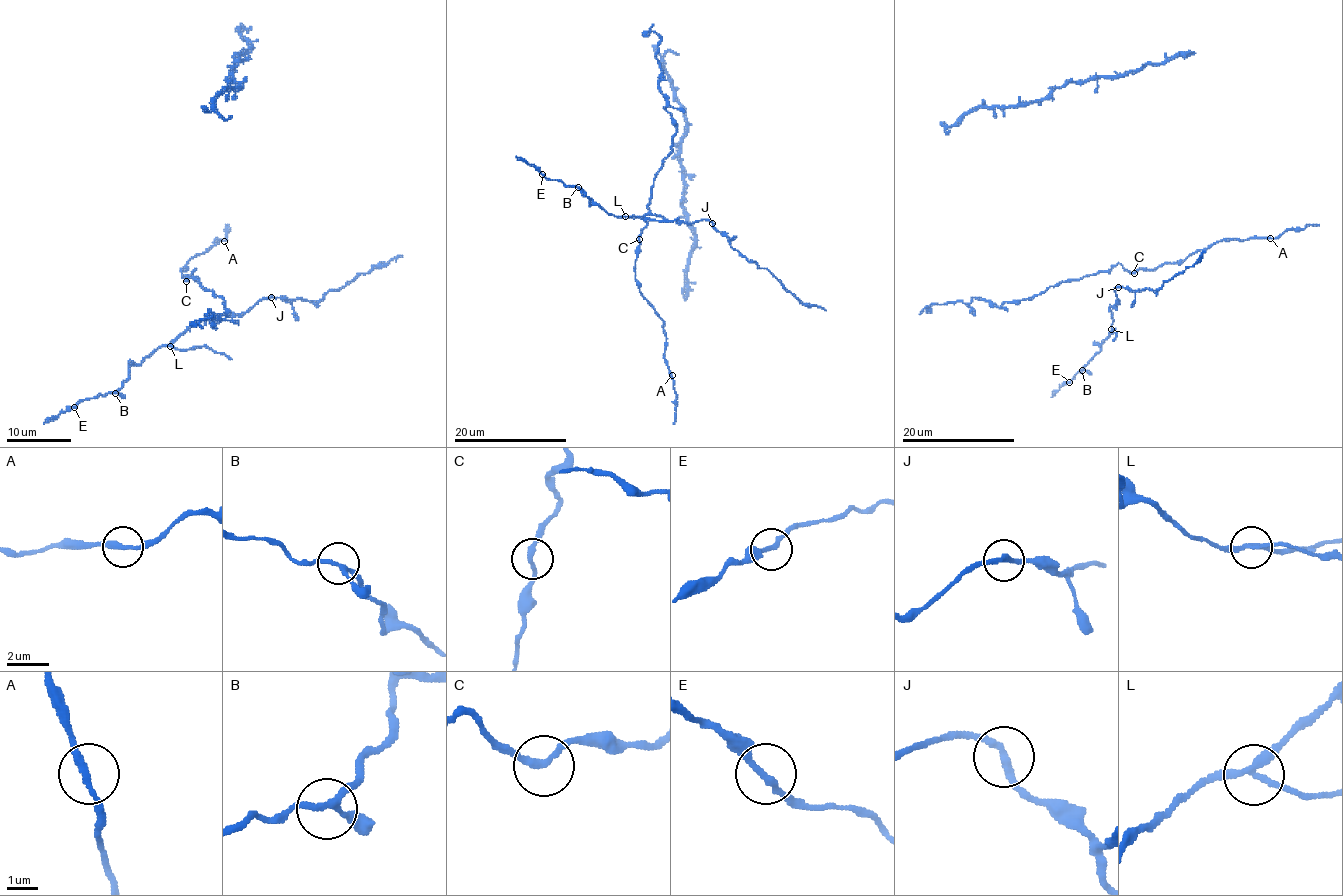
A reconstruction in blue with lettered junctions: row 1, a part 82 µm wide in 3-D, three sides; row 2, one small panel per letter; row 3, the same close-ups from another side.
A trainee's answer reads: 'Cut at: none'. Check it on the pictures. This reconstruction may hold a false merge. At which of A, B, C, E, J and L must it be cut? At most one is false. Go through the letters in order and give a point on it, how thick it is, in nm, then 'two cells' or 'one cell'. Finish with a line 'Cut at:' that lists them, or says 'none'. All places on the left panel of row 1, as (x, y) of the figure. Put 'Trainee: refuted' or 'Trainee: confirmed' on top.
Trainee: refuted
A: place (224, 241); calibre 240 nm; one cell
B: place (115, 393); calibre 180 nm; one cell
C: place (186, 281); calibre 220 nm; one cell
E: place (74, 407); calibre 200 nm; one cell
J: place (271, 297); calibre 240 nm; one cell
L: place (170, 346); calibre 200 nm; two cells
Cut at: L

